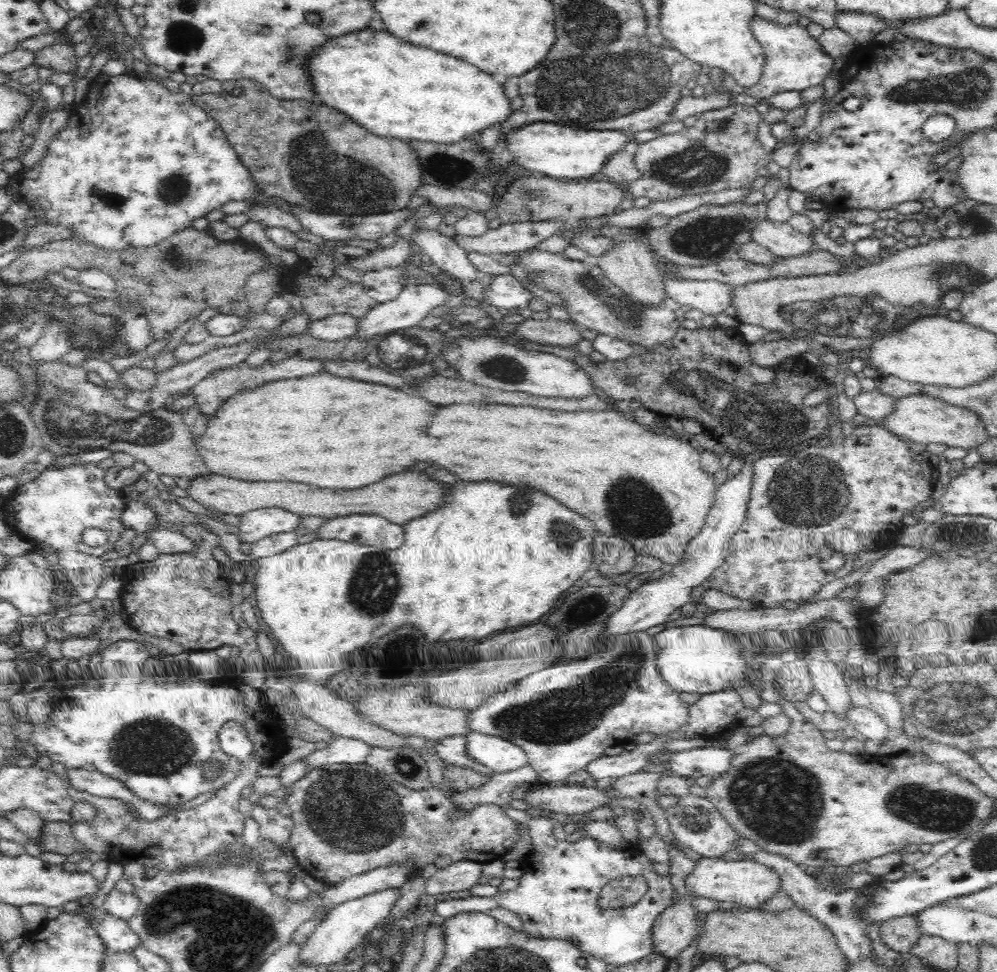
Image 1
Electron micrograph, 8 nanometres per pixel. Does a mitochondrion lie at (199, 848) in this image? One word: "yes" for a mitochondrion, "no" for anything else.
yes

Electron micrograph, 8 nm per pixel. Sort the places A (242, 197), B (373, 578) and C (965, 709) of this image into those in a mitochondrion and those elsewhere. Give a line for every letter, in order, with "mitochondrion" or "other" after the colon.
A: other
B: mitochondrion
C: mitochondrion

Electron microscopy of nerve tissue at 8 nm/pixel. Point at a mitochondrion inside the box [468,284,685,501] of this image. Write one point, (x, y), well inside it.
(506, 368)

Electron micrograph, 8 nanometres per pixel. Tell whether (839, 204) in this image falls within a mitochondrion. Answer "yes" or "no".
no

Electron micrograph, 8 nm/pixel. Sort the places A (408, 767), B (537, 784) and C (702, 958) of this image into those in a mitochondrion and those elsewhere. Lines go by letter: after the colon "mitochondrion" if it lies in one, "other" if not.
A: mitochondrion
B: other
C: other

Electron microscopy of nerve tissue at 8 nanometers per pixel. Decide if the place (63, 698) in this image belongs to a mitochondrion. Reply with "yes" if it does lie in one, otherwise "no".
no

